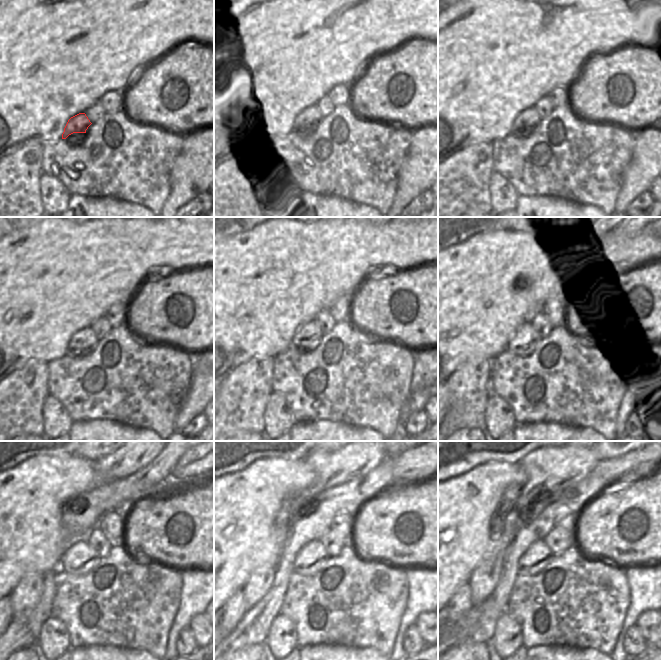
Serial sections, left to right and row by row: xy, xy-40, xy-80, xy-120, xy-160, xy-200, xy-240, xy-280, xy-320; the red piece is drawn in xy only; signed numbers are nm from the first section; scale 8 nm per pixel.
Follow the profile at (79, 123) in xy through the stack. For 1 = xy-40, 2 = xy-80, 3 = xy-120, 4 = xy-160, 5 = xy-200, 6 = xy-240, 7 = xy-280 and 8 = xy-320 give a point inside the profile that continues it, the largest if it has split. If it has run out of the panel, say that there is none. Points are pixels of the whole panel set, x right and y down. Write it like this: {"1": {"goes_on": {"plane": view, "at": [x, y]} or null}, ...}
{"1": {"goes_on": {"plane": "xy-40", "at": [305, 122]}}, "2": {"goes_on": {"plane": "xy-80", "at": [528, 119]}}, "3": {"goes_on": {"plane": "xy-120", "at": [83, 342]}}, "4": {"goes_on": {"plane": "xy-160", "at": [308, 337]}}, "5": {"goes_on": {"plane": "xy-200", "at": [530, 334]}}, "6": {"goes_on": {"plane": "xy-240", "at": [83, 558]}}, "7": {"goes_on": {"plane": "xy-280", "at": [318, 551]}}, "8": {"goes_on": {"plane": "xy-320", "at": [543, 551]}}}

